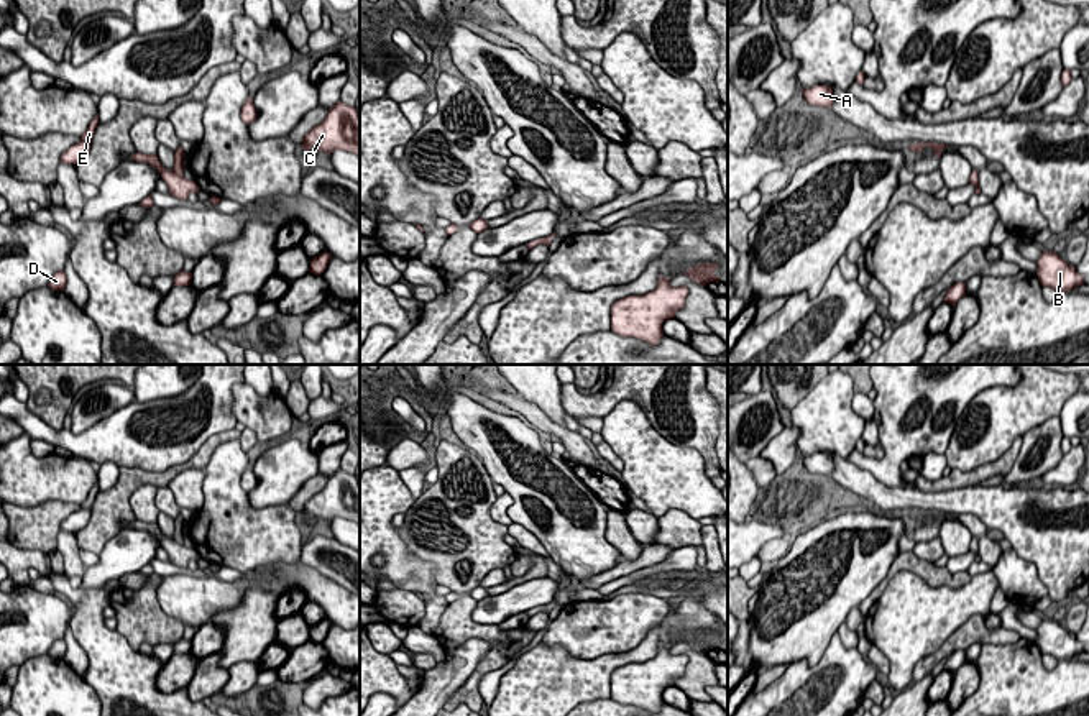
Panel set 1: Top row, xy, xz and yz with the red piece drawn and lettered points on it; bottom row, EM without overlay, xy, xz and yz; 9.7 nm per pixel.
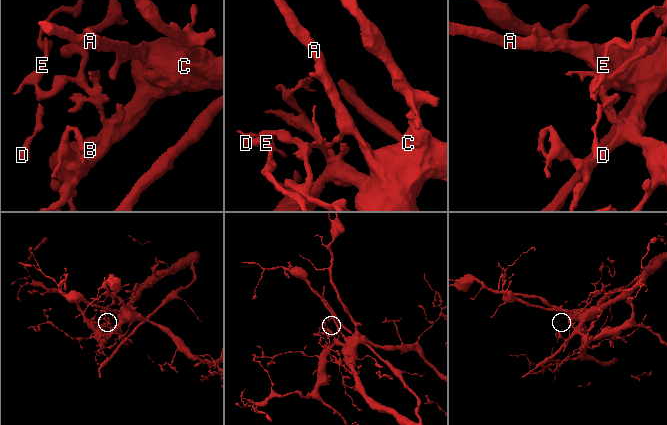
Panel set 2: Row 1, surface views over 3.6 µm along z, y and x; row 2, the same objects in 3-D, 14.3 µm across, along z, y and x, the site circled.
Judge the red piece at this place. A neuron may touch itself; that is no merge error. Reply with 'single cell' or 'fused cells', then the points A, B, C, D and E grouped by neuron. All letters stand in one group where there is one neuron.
single cell; A B C D E

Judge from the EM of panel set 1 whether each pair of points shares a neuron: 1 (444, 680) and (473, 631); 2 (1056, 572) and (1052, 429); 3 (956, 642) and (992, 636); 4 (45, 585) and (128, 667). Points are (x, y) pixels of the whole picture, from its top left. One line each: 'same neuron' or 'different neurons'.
1: different neurons
2: different neurons
3: same neuron
4: different neurons

